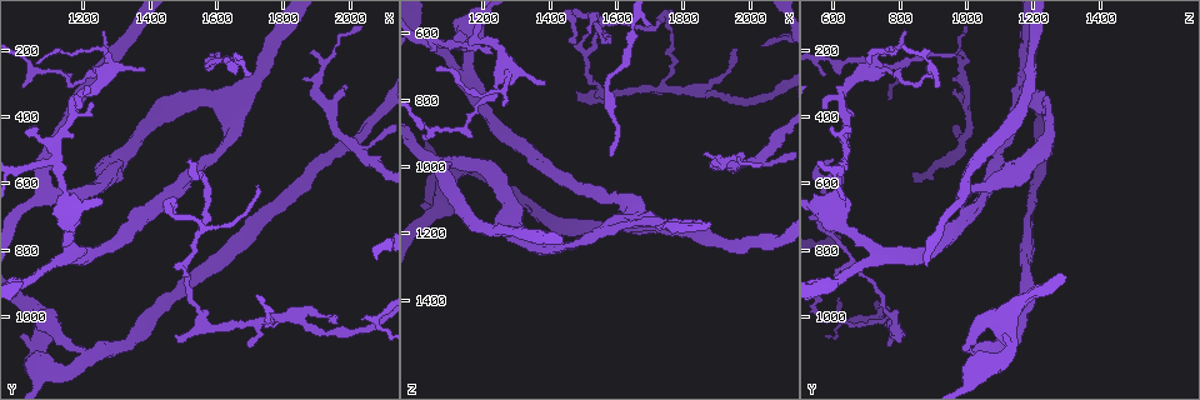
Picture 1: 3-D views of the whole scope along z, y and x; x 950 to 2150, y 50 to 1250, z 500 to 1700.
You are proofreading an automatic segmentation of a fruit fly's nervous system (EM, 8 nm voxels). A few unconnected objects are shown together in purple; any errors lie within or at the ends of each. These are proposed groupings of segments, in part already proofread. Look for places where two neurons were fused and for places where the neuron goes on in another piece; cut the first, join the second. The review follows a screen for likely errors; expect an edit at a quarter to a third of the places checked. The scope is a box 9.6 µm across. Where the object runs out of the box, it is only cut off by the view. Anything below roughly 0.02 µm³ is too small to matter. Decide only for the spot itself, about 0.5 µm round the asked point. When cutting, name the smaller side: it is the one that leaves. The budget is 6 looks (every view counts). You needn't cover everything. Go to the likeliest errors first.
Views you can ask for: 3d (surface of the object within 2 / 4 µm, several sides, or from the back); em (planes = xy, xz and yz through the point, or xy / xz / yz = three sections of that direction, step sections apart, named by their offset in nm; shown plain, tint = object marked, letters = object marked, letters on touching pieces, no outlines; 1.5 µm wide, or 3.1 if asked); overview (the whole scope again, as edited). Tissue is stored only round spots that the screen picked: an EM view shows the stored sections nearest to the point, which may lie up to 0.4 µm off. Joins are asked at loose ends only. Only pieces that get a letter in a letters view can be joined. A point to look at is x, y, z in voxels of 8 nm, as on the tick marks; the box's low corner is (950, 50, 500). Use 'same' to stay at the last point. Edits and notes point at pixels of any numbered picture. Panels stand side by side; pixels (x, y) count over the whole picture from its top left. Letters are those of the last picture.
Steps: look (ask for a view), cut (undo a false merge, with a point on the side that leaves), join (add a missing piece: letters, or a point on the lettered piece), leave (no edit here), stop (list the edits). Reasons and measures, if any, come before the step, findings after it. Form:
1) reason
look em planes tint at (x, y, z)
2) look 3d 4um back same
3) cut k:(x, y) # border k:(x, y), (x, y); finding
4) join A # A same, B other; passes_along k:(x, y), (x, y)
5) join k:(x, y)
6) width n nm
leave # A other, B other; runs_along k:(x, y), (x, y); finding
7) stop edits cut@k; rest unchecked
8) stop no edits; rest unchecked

look em planes tint at (1480, 1060, 770)

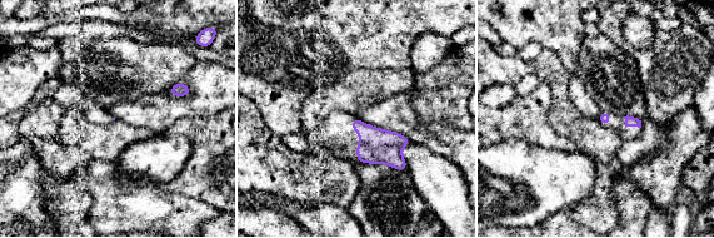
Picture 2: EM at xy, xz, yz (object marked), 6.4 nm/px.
look em planes letters same

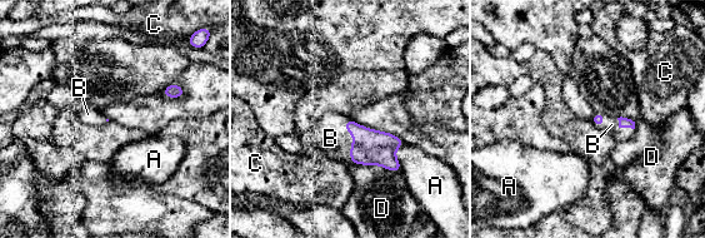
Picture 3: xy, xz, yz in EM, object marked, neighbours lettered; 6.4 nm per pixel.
join B # A other, B same, C other, D other; passes_along 3:(370, 147), (354, 138), (330, 138); the neuron continues

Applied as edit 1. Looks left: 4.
look overview

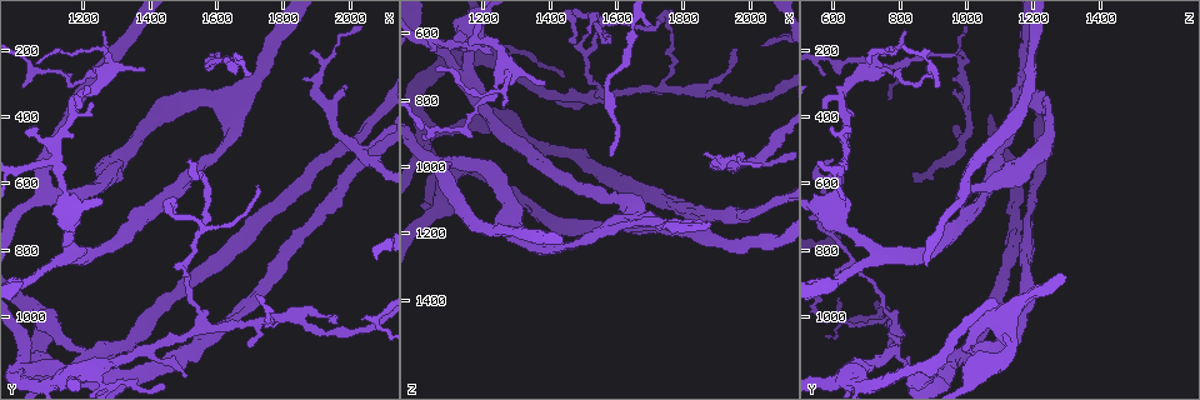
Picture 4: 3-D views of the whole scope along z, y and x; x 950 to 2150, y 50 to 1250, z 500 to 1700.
an open end
look 3d 2um at (1890, 210, 990)

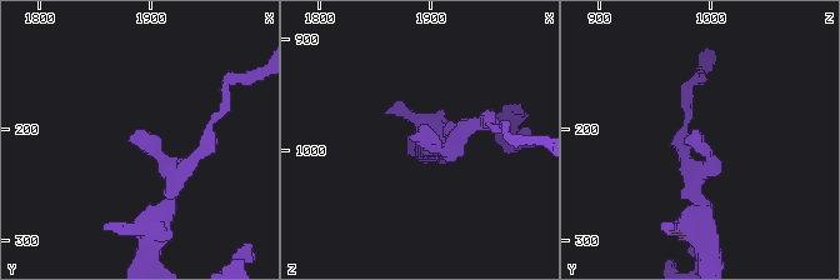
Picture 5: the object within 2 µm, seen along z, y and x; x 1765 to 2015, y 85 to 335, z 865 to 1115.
look em xy step 8 tint at (1884, 208, 990)

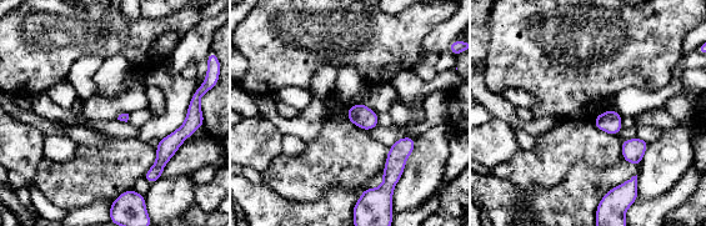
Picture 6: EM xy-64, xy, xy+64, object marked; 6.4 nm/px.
cut it another way
look em planes letters same

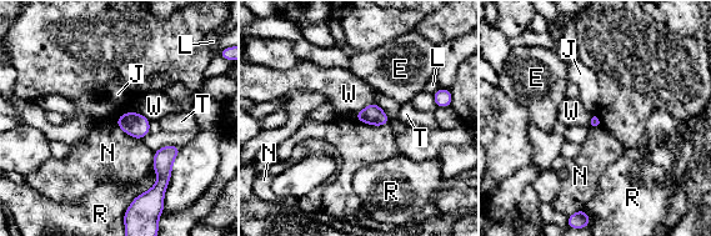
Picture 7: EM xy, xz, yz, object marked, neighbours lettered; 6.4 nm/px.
leave # E other, J other, L other, N other, R other, T other, W other; border 7:(114, 124), (140, 140); no lettered piece goes on from it

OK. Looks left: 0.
stop edits join@3; rest unchecked

